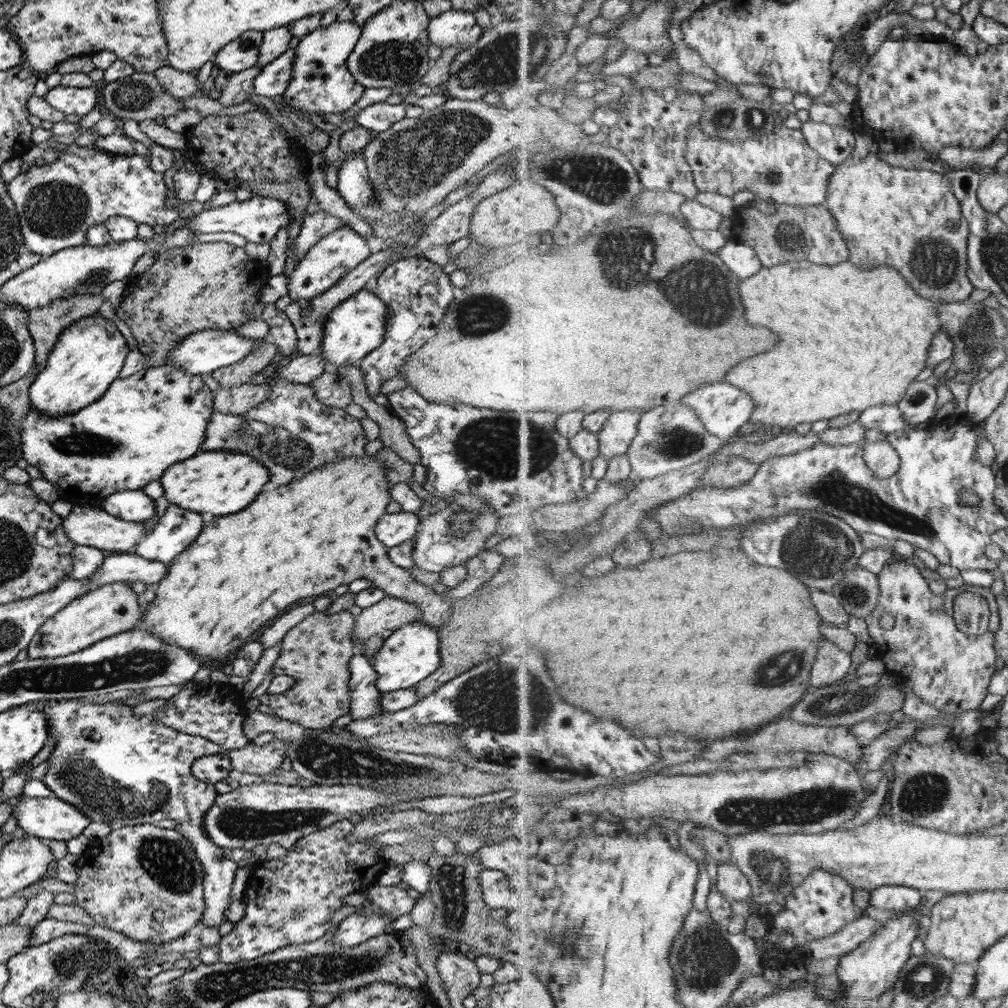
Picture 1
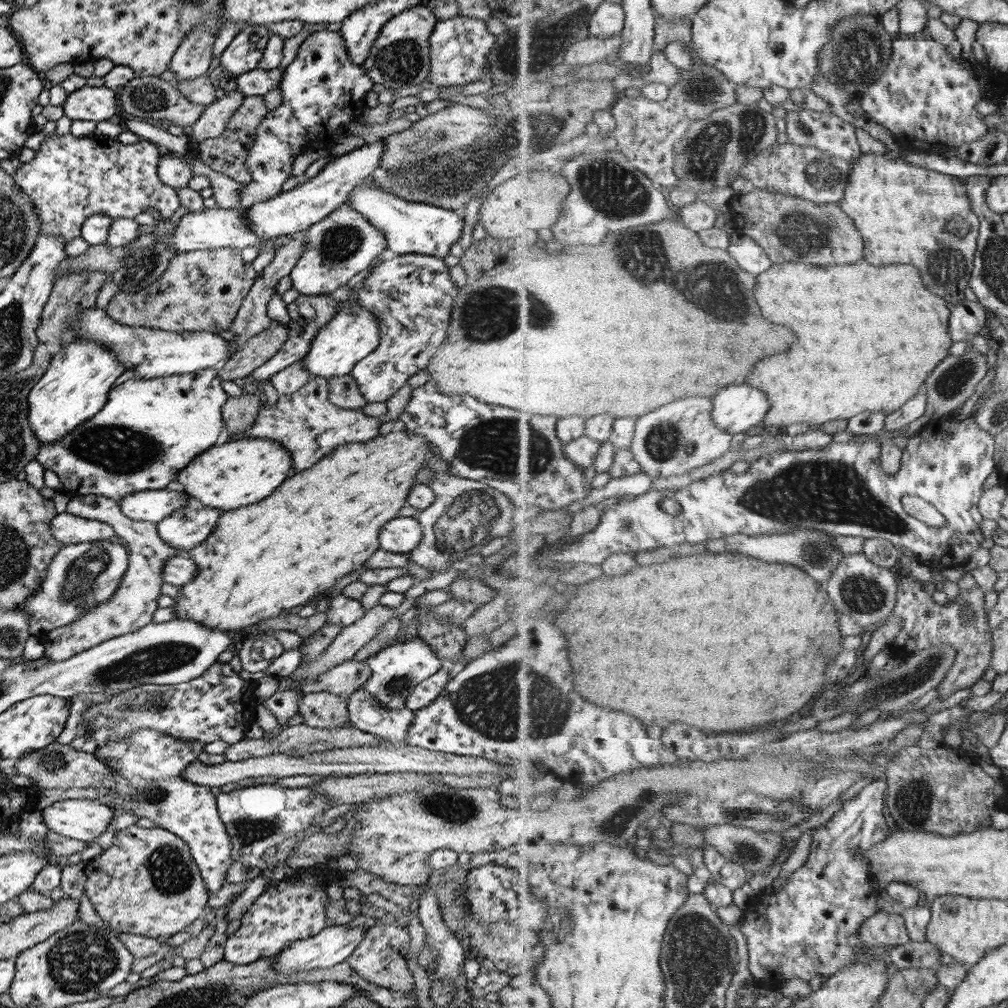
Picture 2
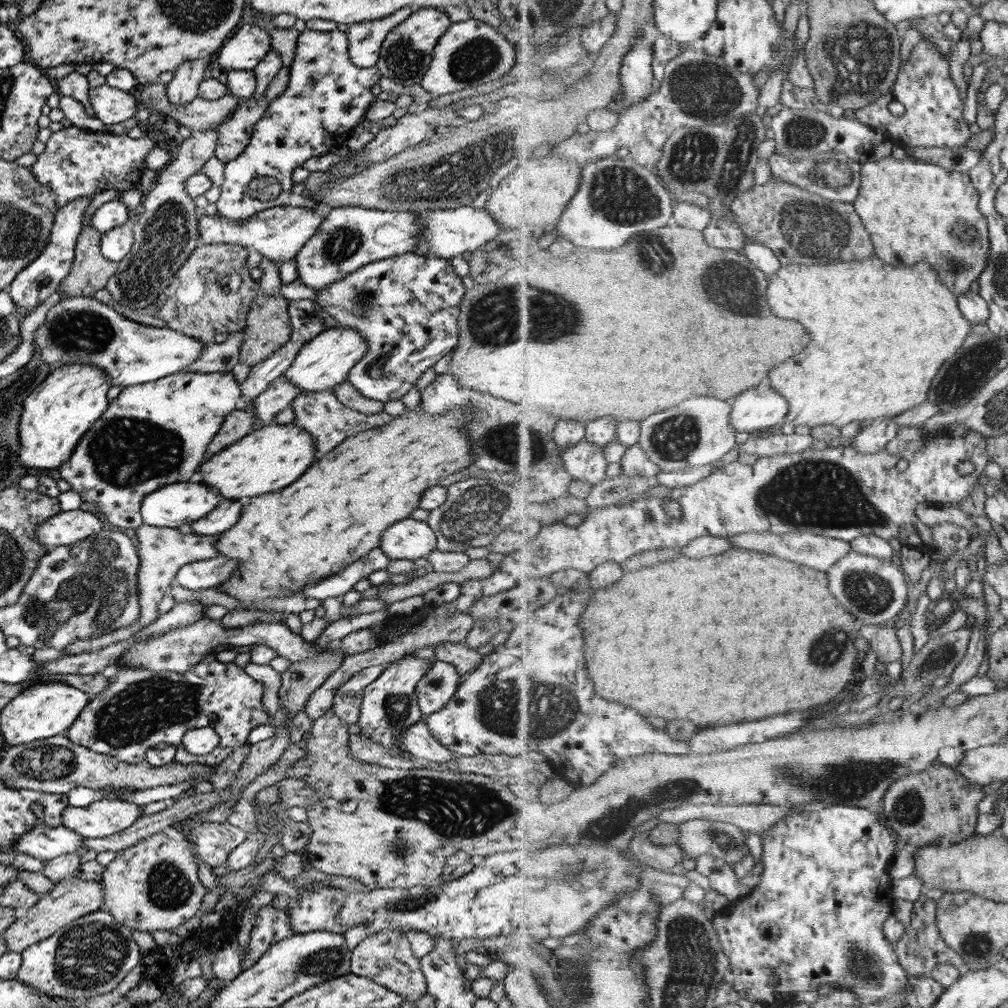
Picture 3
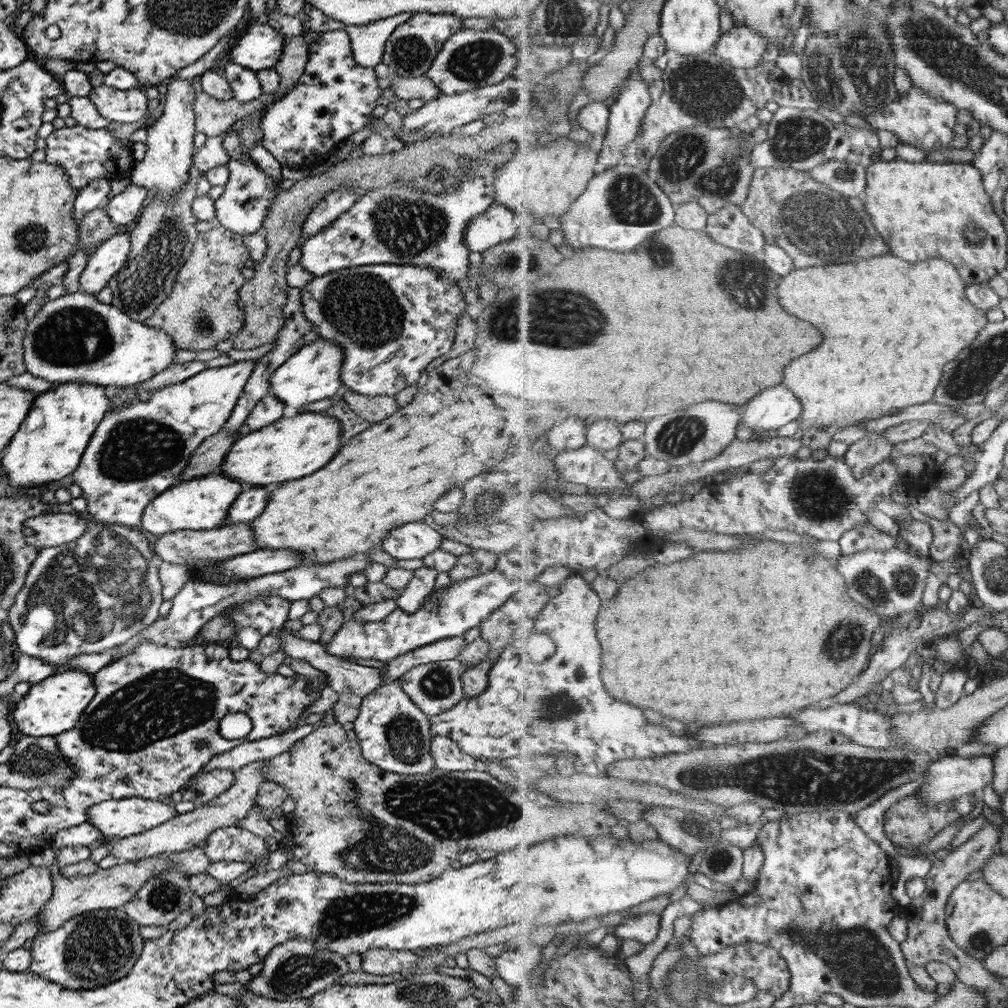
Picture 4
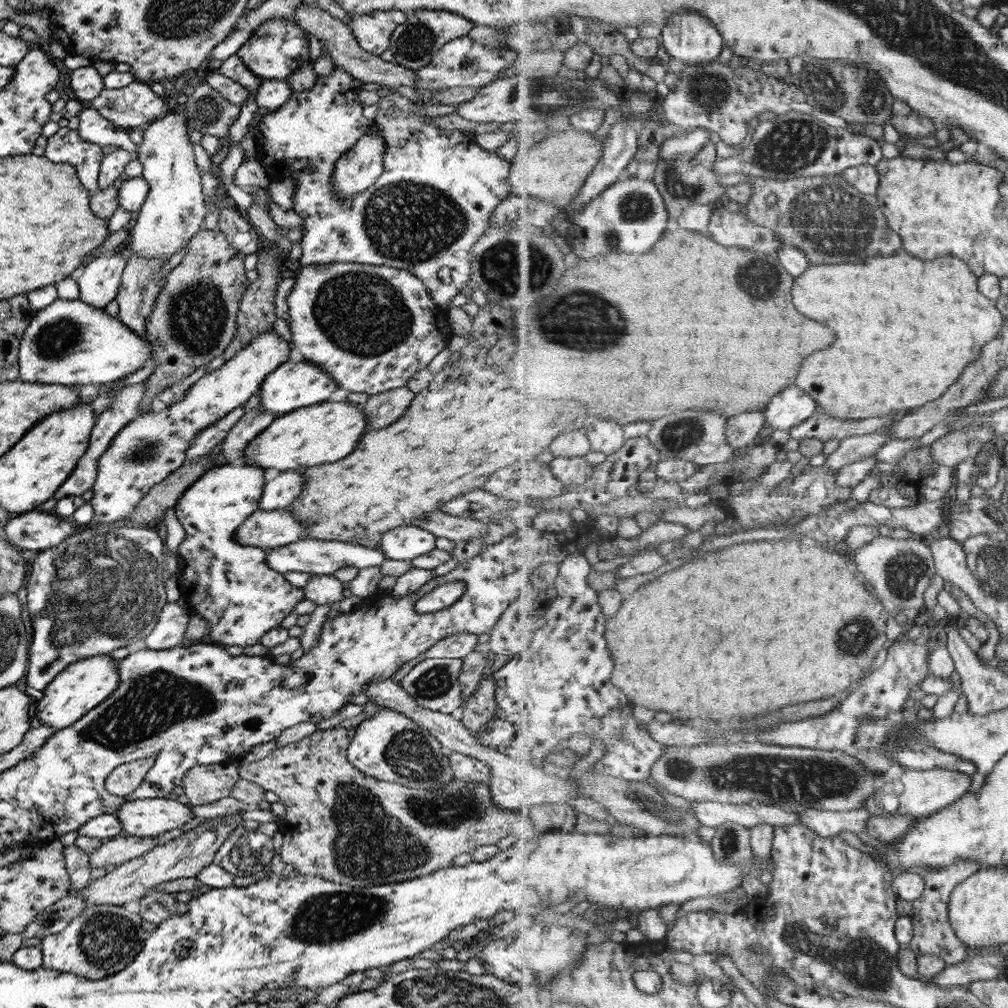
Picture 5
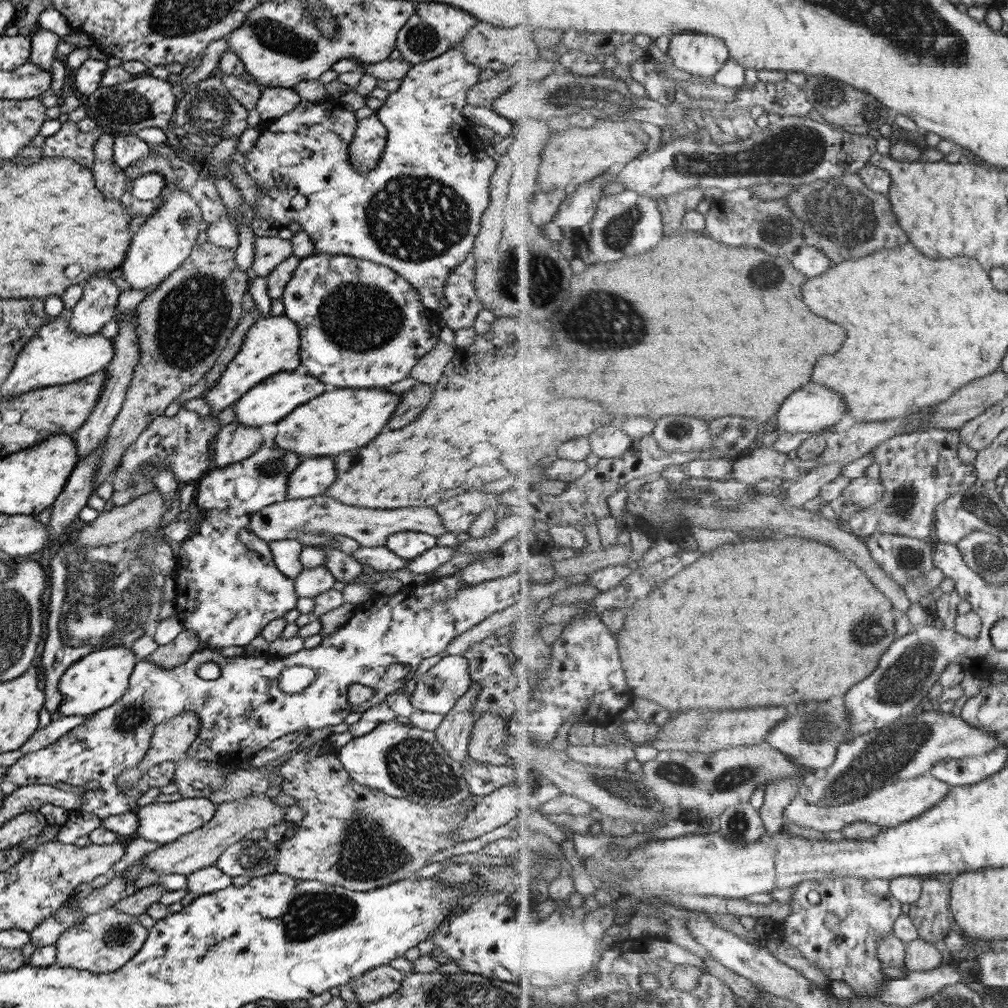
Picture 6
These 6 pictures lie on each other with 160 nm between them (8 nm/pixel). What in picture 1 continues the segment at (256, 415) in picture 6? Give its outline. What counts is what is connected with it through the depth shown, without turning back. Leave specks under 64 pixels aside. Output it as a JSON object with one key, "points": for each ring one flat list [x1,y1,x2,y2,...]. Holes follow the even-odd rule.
{"points":[[371,285,363,286,355,294,348,296,343,302,334,306,325,319,322,340,318,350,324,358,326,368,332,369,334,366,351,365,357,358,363,358,368,352,375,350,375,348,383,343,385,324,387,324,386,308,381,299,378,299,371,292]]}

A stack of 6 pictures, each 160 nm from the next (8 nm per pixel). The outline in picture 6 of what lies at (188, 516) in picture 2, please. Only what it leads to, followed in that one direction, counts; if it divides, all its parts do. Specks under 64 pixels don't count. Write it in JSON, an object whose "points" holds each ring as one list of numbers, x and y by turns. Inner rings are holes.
{"points":[[328,455,304,457,293,468,286,483,286,499,309,498,321,495,335,482,334,459]]}

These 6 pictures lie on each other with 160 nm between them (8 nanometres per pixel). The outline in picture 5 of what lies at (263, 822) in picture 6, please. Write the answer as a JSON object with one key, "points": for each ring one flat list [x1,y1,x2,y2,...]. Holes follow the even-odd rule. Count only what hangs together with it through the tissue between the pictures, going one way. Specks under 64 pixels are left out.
{"points":[[245,811,236,812,230,816,205,819,189,832,183,832,163,845,155,845,137,858,116,865,113,870,100,878,91,879,88,885,77,889,75,894,71,892,69,894,80,896,87,906,97,904,123,906,127,902,138,901,150,888,154,888,162,882,176,878,195,877,202,868,212,863,216,848,221,846,227,835,243,824,241,815]]}

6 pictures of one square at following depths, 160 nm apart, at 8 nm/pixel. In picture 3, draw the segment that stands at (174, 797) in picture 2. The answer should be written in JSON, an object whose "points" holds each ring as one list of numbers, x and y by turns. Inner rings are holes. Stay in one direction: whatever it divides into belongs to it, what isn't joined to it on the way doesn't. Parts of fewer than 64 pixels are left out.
{"points":[[201,813,187,816,181,820,181,827,183,827,183,836,194,846,194,853,199,856,200,860,210,866,210,868,222,866,225,862,226,856,238,845,245,840,246,834,239,828,232,827,226,821,221,824,215,822,197,822,201,817]]}

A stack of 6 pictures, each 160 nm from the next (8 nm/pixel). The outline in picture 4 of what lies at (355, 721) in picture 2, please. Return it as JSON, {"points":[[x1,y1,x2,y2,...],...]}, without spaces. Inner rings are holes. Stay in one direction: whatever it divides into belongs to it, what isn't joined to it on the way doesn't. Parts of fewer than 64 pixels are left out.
{"points":[[433,735,429,744,429,755,435,762,434,768,445,772,475,771,476,760,464,754,448,737]]}

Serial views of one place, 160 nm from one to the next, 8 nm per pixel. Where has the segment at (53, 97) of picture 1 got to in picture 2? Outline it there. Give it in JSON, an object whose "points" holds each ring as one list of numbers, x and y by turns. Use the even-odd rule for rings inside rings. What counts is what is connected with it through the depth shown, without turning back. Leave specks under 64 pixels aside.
{"points":[[88,85,69,93,63,101,62,111,71,120,106,120,115,114,116,96,112,89,103,85]]}

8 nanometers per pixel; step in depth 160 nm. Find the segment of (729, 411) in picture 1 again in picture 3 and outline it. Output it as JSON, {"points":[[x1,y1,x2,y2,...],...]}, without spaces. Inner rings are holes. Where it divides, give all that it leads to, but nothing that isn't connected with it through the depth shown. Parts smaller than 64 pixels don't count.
{"points":[[769,384,743,392,732,404,731,422,737,432,756,435,761,428,777,426,785,422,790,404,781,392,775,392]]}

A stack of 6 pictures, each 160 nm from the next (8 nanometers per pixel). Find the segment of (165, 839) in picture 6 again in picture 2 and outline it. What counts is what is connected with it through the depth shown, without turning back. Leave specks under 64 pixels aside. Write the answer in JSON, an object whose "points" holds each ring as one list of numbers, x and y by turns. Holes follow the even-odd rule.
{"points":[[64,799,40,812,49,831,90,842,107,830,115,811,97,799]]}

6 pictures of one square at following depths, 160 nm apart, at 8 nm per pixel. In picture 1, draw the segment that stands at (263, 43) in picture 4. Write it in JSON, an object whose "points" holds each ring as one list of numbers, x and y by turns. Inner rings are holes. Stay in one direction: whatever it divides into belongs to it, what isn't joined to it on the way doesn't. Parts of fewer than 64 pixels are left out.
{"points":[[251,30,222,46,212,58,217,76,251,68,257,62,261,39,261,32]]}

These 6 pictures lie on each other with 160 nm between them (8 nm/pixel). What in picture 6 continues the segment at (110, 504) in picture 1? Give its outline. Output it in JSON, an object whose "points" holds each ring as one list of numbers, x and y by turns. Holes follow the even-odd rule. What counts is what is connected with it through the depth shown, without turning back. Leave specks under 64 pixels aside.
{"points":[[261,445,251,456,226,464,222,467,210,467,196,482,193,494,195,509,205,510,204,517,197,521,195,532,192,531,184,541,176,543,176,566,173,572,174,609,184,629,194,632,202,647,212,649,223,646,242,646,249,644,262,628,274,618,283,616,295,608,298,596,293,588,293,581,275,568,268,544,248,532,248,518,251,513,262,507,286,499,286,483,293,468,301,461,301,456,292,450,283,450,276,446]]}

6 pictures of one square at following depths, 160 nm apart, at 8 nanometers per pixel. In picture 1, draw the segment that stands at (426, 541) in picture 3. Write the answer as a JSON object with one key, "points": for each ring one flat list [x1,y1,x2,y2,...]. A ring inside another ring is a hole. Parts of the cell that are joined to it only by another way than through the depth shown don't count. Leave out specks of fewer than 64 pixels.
{"points":[[403,510,393,514,385,513,374,524,374,535,388,549,411,541,418,528,418,518,412,512]]}

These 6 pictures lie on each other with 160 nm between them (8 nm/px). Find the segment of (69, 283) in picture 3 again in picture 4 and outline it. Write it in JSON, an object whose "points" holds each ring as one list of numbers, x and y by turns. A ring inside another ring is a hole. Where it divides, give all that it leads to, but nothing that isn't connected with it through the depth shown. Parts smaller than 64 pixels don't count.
{"points":[[105,205,99,206,82,216,75,249,89,250,91,254,99,243,111,235,115,235,118,231,118,228,111,223,111,219,105,213]]}

